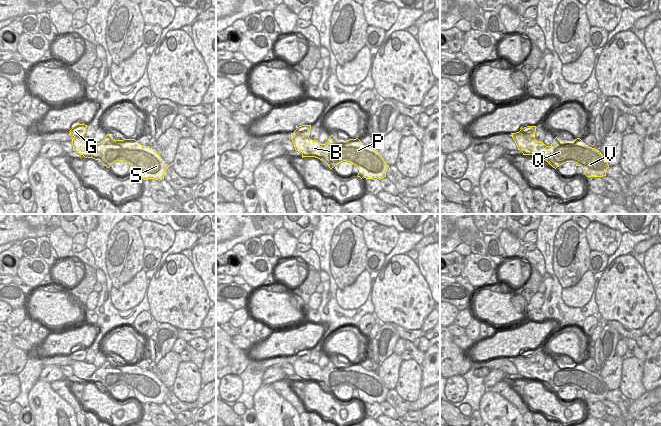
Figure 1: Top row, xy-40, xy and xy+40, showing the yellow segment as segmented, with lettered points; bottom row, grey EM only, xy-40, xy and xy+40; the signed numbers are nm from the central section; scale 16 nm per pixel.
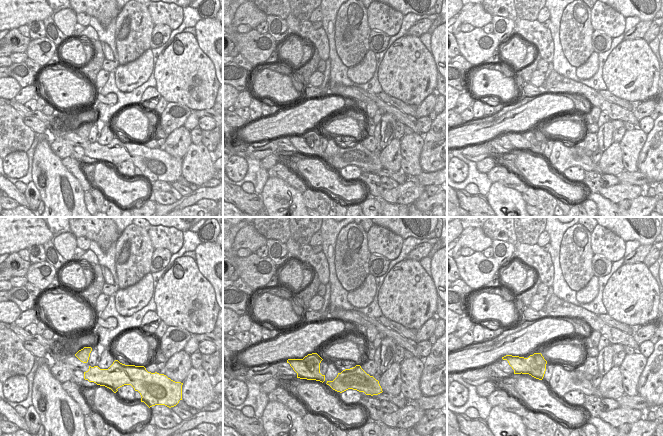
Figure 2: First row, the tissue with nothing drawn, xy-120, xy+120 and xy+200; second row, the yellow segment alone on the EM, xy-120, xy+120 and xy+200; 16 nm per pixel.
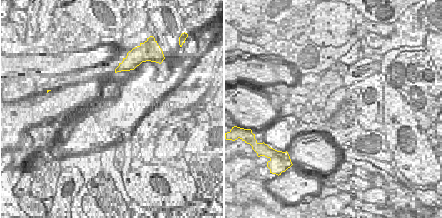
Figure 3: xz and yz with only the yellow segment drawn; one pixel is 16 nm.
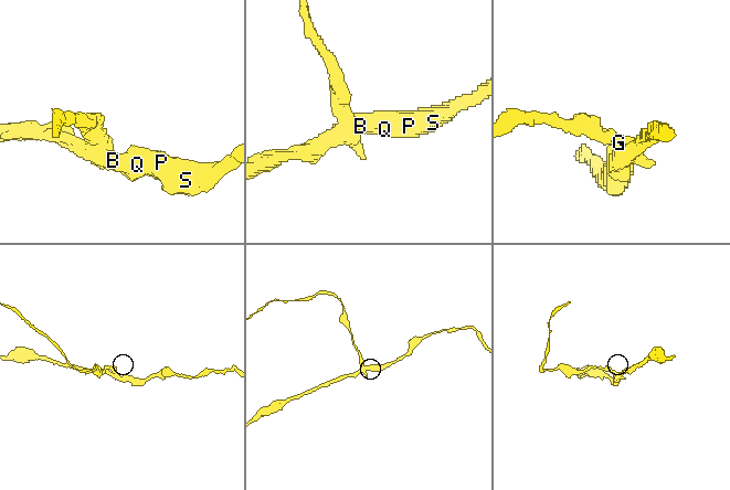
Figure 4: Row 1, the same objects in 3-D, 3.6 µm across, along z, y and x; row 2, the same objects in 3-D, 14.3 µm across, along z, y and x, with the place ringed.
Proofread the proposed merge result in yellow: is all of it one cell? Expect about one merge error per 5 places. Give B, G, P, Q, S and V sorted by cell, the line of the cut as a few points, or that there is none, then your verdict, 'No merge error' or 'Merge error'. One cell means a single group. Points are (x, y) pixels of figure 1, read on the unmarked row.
Groups: B P Q S V / G. Split along xy+40 (519, 355), (526, 361), (534, 363). Merge error

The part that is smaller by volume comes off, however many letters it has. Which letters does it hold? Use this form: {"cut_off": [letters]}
{"cut_off": ["G"]}

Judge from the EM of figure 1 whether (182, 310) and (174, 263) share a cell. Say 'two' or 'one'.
one

